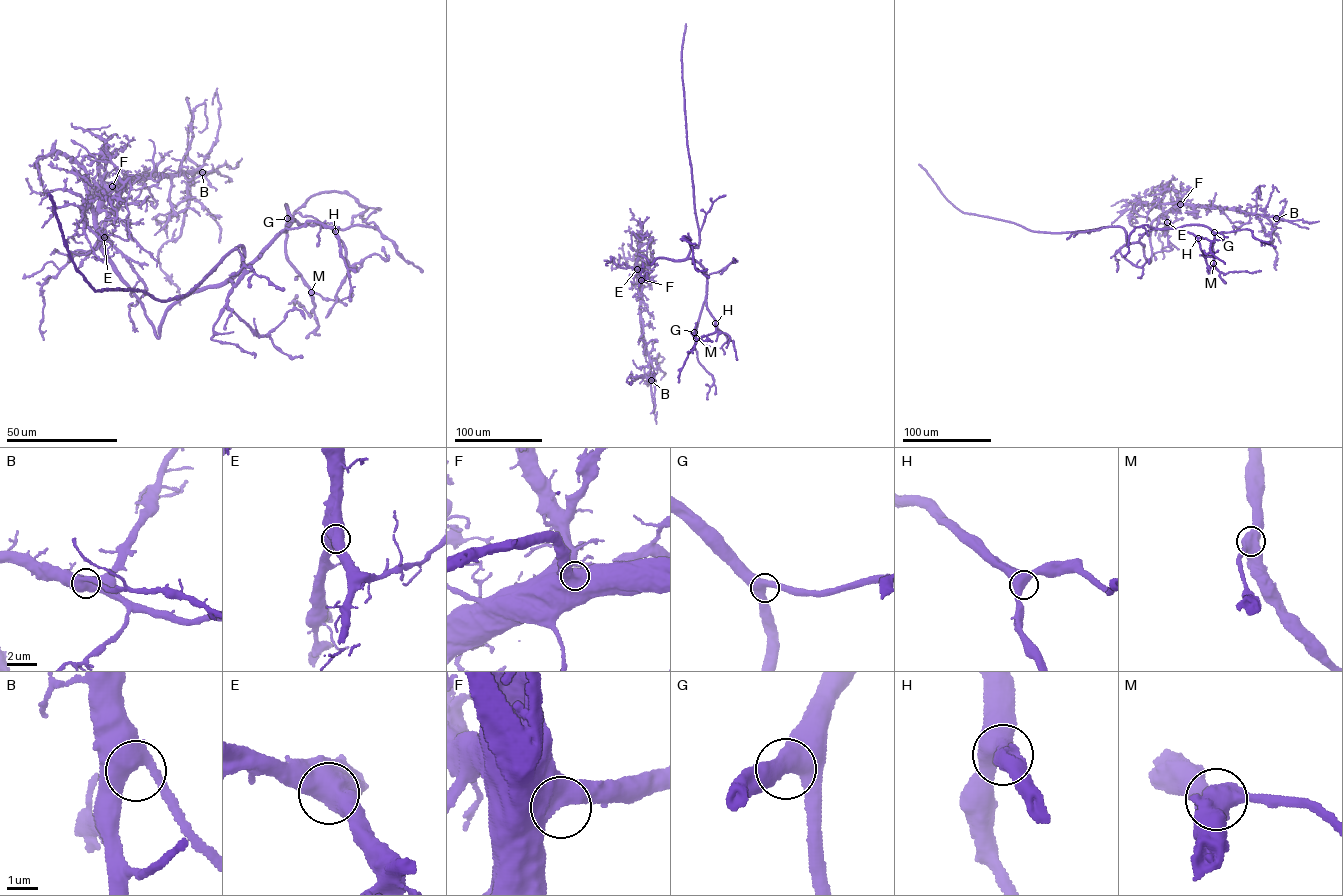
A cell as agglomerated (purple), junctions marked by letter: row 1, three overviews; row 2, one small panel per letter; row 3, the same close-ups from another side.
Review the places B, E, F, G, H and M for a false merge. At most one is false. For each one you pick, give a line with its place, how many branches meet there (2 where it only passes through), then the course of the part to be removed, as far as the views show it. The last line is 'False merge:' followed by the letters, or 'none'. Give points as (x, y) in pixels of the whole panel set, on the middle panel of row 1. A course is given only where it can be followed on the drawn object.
False merge: none

